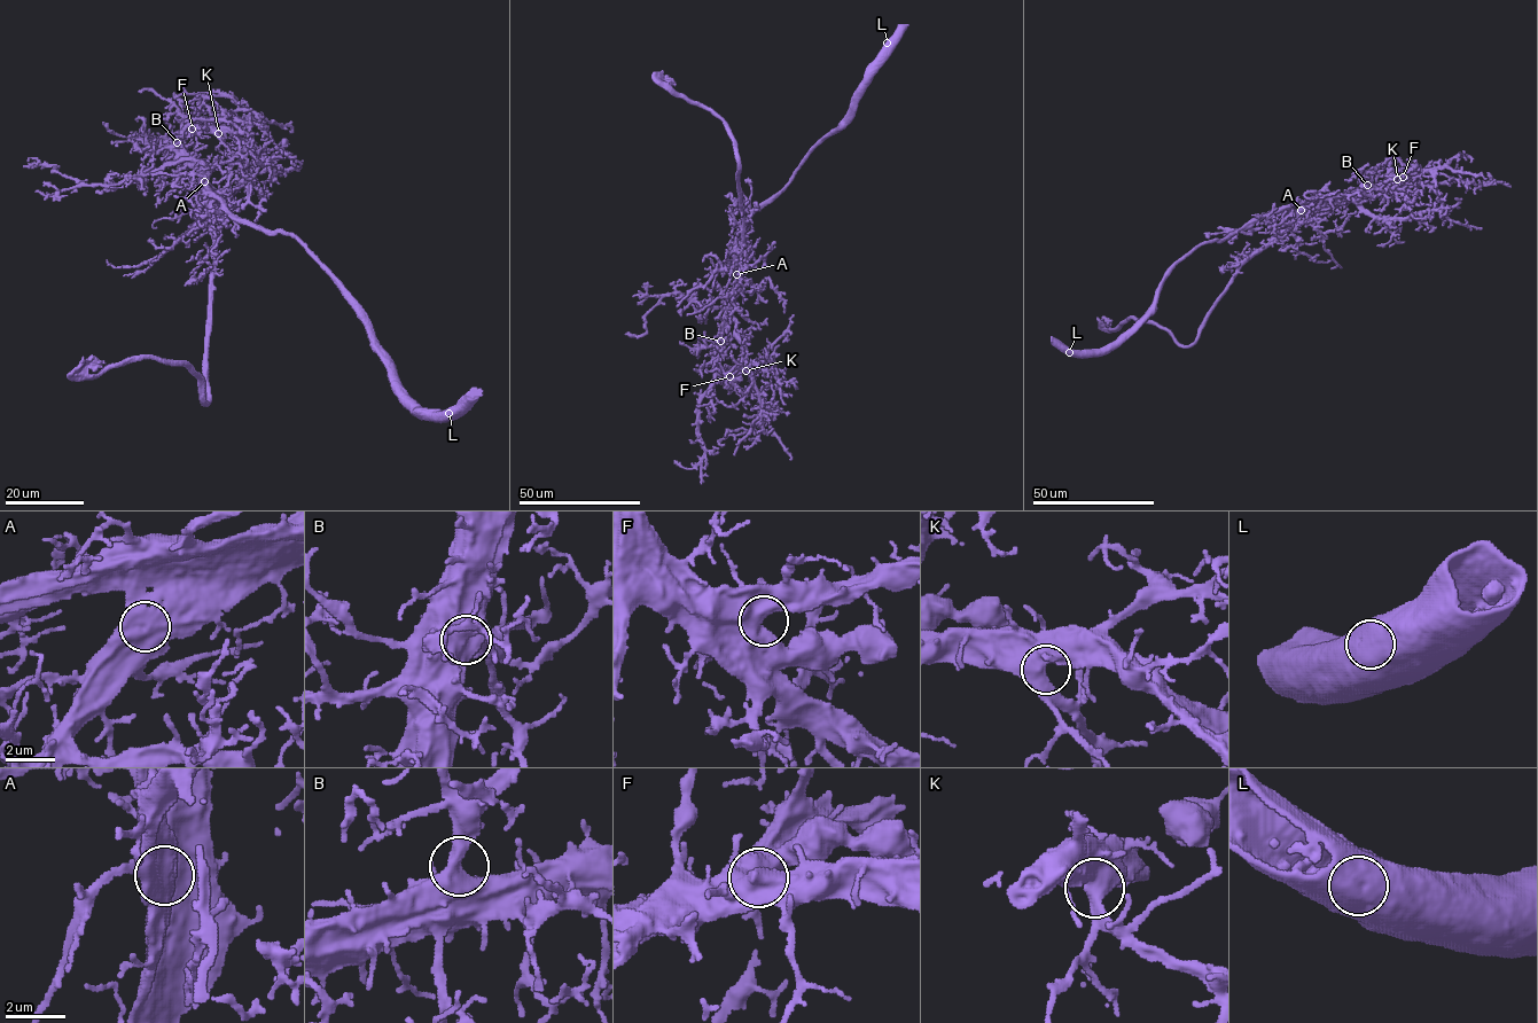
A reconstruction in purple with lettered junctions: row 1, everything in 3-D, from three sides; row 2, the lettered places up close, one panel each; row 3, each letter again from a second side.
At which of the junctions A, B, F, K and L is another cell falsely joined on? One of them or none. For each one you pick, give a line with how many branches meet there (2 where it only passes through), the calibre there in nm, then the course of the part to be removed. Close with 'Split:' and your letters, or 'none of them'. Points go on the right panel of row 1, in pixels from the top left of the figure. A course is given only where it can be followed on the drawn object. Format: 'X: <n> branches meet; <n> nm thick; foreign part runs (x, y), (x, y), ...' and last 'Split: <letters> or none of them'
Split: none of them

